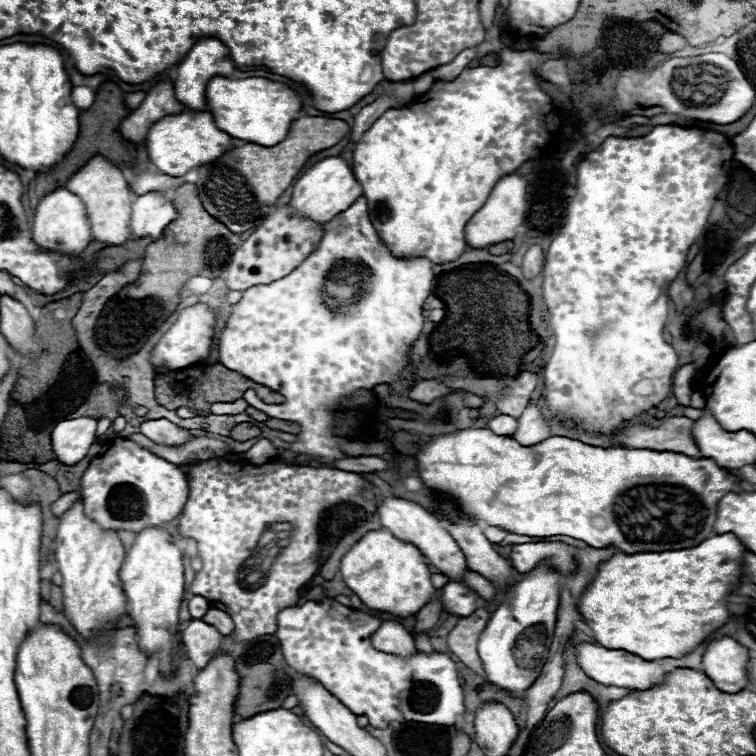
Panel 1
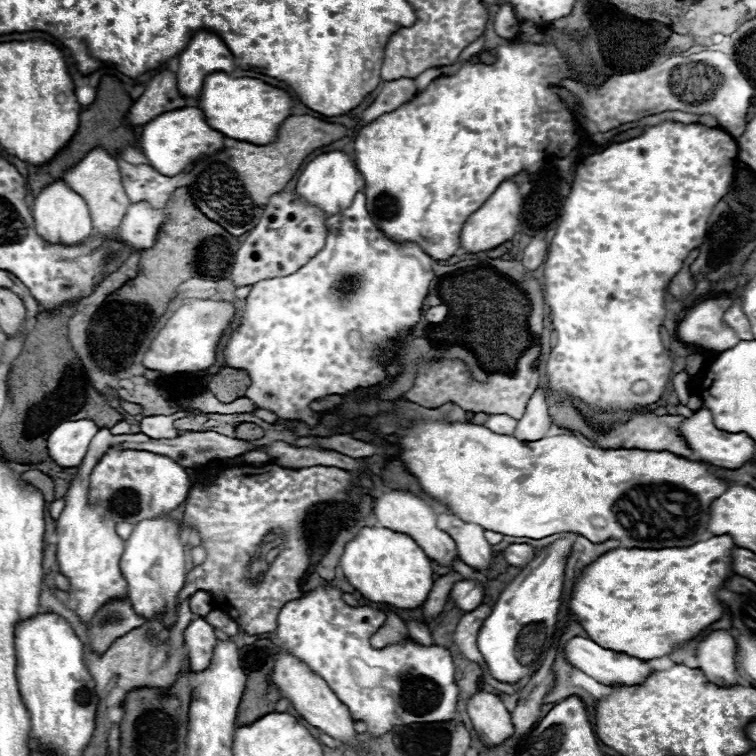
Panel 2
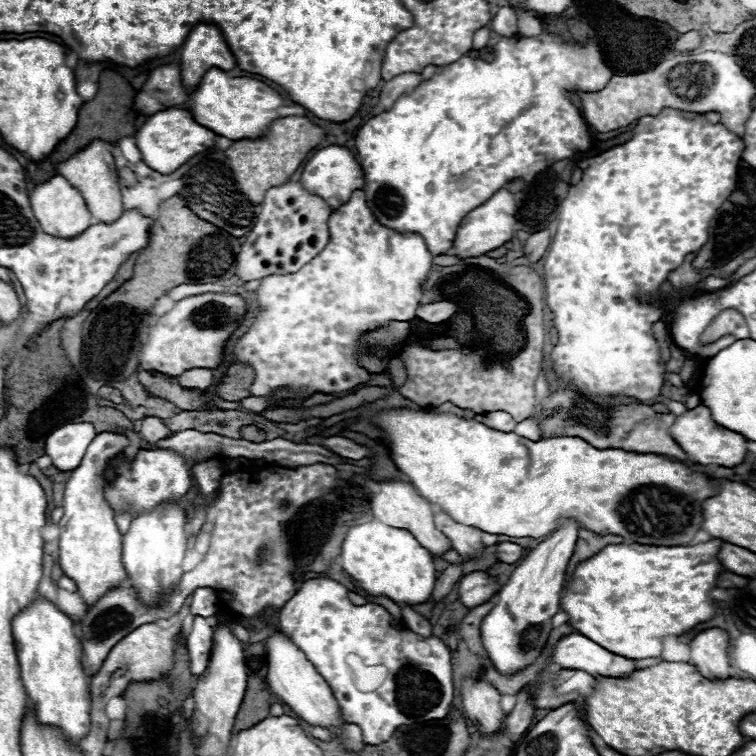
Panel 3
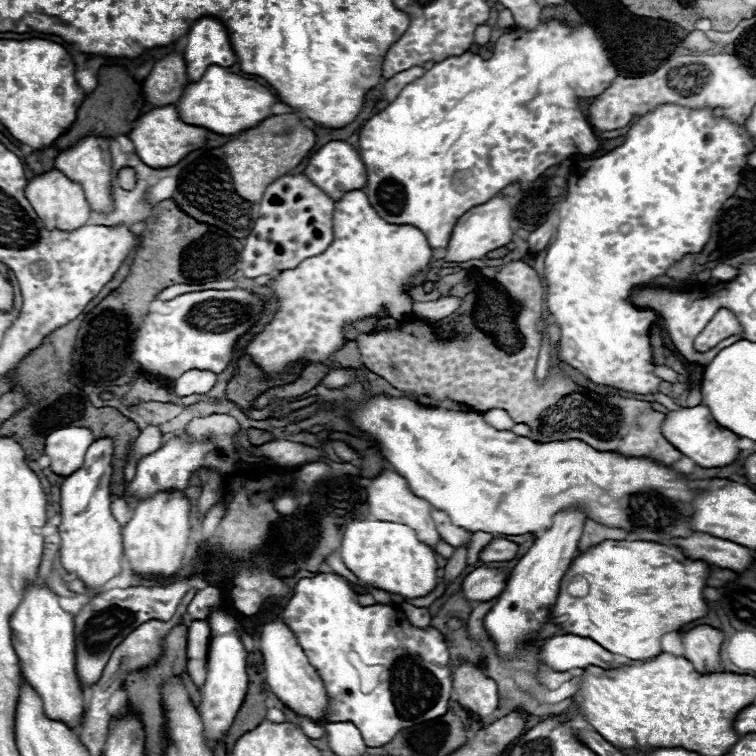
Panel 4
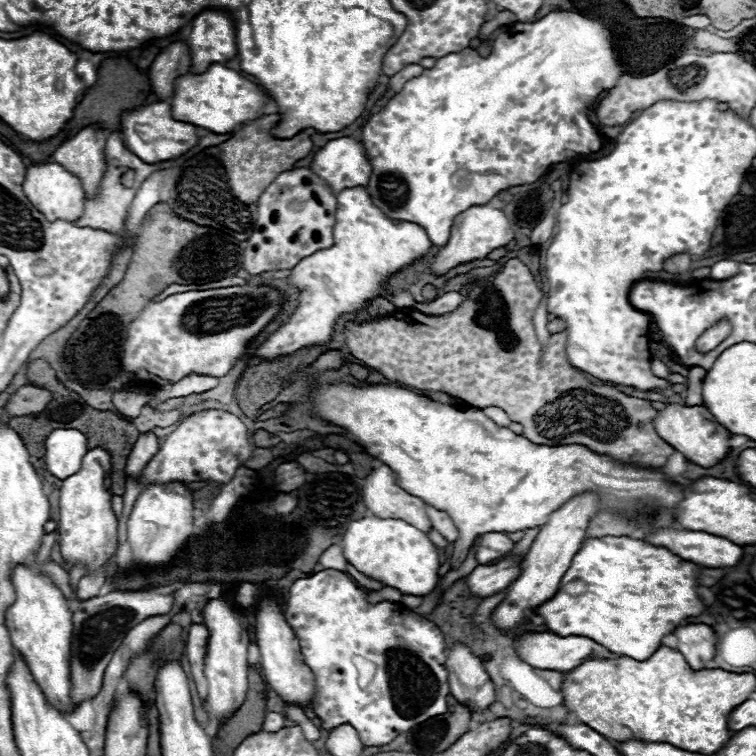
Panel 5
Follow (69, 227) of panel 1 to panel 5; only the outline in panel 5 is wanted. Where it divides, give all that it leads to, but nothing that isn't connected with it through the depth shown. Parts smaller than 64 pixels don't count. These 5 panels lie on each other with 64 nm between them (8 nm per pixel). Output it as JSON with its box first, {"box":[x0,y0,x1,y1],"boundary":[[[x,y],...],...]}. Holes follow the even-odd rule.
{"box":[24,162,84,222],"boundary":[[[38,162],[38,164],[30,164],[26,168],[26,176],[24,176],[24,194],[28,194],[28,200],[36,206],[36,210],[40,210],[50,222],[52,220],[76,220],[82,210],[84,210],[84,188],[78,180],[78,176],[74,176],[72,172],[68,172],[62,164],[58,162]]]}

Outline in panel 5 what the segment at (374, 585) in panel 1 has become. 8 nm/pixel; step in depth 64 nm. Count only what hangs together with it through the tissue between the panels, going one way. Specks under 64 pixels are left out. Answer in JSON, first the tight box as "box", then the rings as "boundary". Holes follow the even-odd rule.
{"box":[342,514,440,596],"boundary":[[[372,514],[354,520],[342,538],[342,548],[344,558],[352,566],[356,566],[370,578],[376,578],[382,584],[400,590],[402,594],[422,596],[436,586],[436,576],[440,568],[438,548],[422,530],[410,526],[404,520],[378,518]]]}

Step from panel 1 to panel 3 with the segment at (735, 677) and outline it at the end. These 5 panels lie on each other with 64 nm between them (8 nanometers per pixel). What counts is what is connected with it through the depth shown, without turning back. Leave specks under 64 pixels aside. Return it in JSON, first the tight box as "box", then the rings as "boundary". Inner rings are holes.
{"box":[690,628,730,678],"boundary":[[[722,628],[700,630],[690,640],[690,658],[698,672],[706,678],[728,678],[730,660],[728,660],[728,632]]]}

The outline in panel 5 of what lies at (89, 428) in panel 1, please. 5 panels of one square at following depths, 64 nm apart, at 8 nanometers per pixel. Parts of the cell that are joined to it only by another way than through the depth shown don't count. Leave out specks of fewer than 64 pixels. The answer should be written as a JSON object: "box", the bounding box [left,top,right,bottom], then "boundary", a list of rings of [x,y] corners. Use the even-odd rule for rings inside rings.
{"box":[46,428,86,480],"boundary":[[[58,428],[46,438],[46,470],[64,480],[80,470],[86,452],[86,436],[80,430]]]}

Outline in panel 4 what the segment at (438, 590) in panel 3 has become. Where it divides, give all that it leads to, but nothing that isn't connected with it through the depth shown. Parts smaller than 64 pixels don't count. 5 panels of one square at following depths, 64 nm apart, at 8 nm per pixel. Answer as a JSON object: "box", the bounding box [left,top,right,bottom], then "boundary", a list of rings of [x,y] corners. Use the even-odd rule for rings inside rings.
{"box":[444,546,466,582],"boundary":[[[460,546],[460,548],[454,548],[454,554],[448,558],[448,564],[444,568],[444,578],[448,582],[456,580],[466,568],[466,548]]]}

